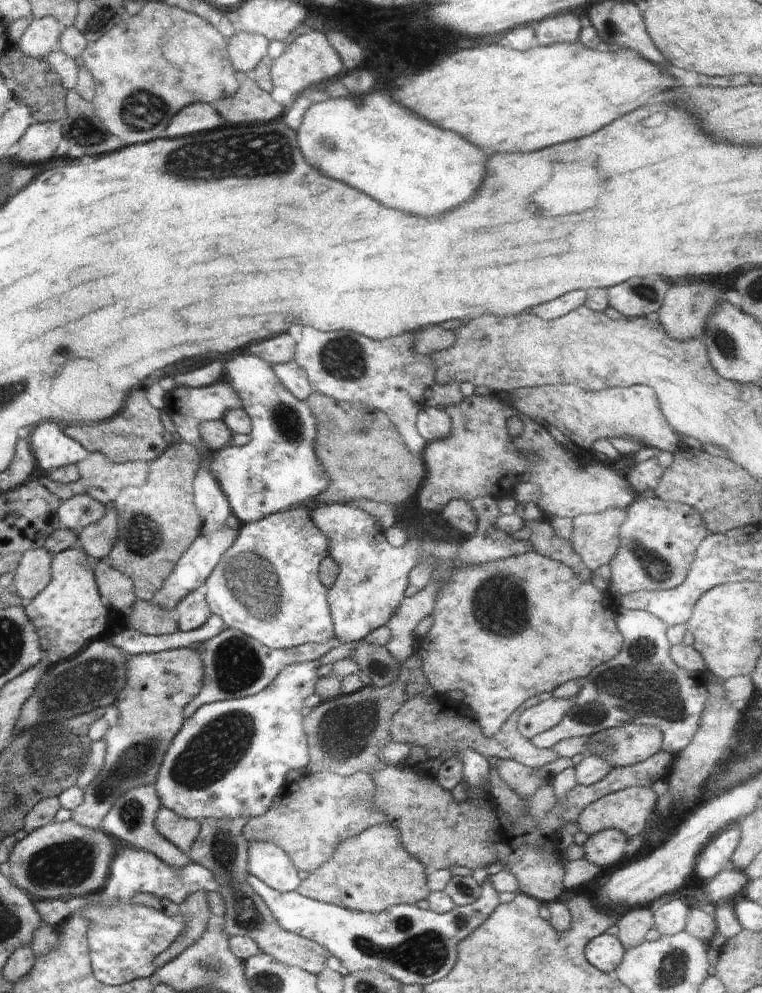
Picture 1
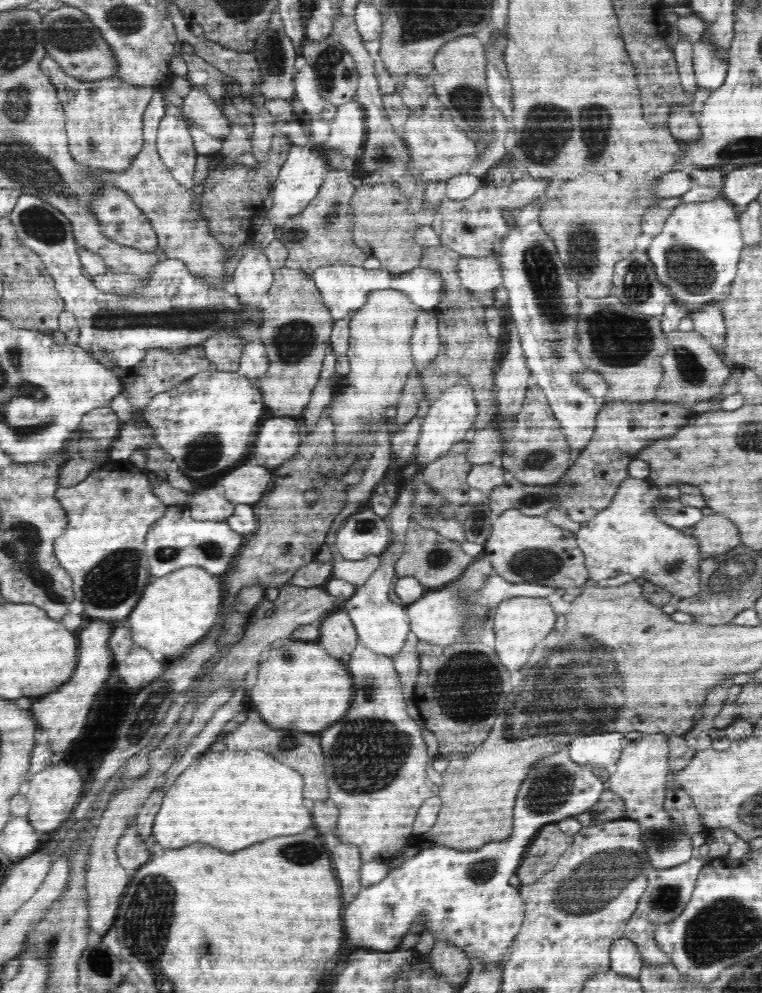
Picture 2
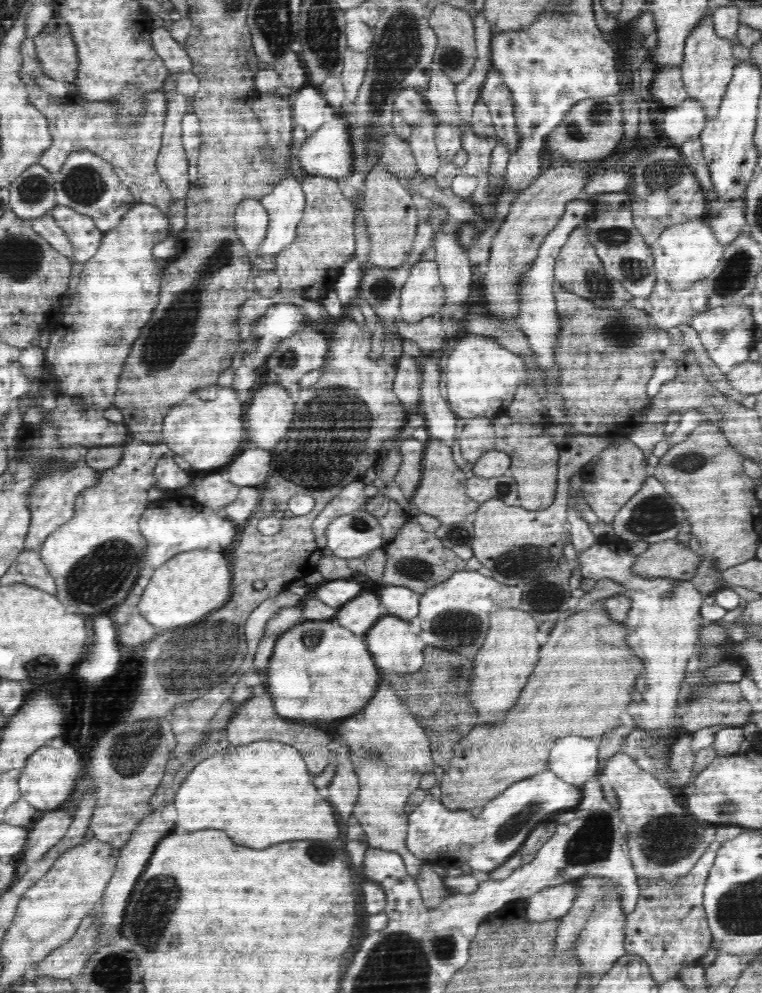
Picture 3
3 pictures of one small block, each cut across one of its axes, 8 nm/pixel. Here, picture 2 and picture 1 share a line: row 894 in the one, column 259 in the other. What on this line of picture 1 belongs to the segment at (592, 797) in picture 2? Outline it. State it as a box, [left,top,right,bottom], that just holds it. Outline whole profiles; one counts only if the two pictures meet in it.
[210,356,330,525]

